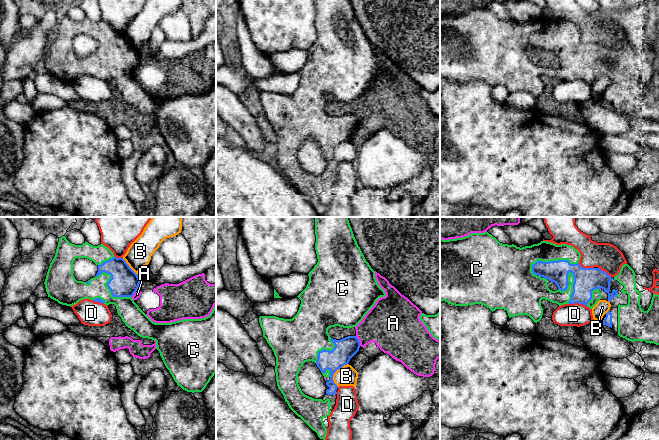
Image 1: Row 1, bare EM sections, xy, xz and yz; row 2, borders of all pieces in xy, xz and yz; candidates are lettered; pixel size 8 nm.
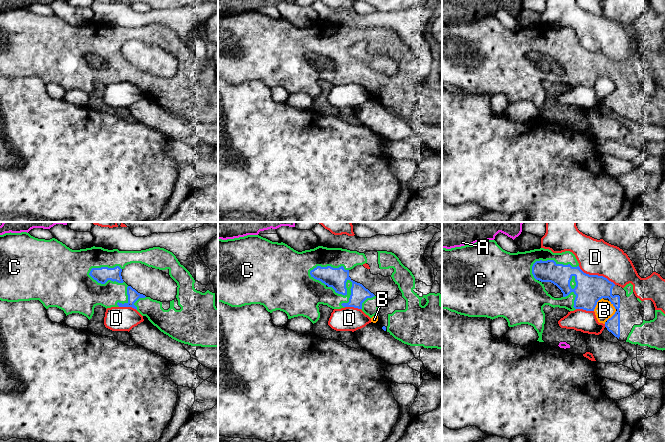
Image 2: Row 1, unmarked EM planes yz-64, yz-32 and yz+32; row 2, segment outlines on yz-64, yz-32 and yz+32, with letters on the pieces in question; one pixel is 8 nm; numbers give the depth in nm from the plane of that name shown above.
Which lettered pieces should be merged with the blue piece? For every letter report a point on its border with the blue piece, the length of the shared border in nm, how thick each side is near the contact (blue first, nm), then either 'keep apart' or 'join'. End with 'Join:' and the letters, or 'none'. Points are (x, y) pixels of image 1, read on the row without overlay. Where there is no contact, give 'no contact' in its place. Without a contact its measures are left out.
A: meets blue in xz at (359, 117); contact 90 nm long; 170 nm thick on the blue side, 340 nm on the other; keep apart
B: meets blue in xz at (334, 148); contact 200 nm long; 170 nm thick on the blue side, 160 nm on the other; keep apart
C: meets blue in yz at (552, 37); contact 400 nm long; 180 nm thick on the blue side, 190 nm on the other; join
D: meets blue in yz at (578, 78); contact 150 nm long; 200 nm thick on the blue side, 180 nm on the other; keep apart
Join: C

